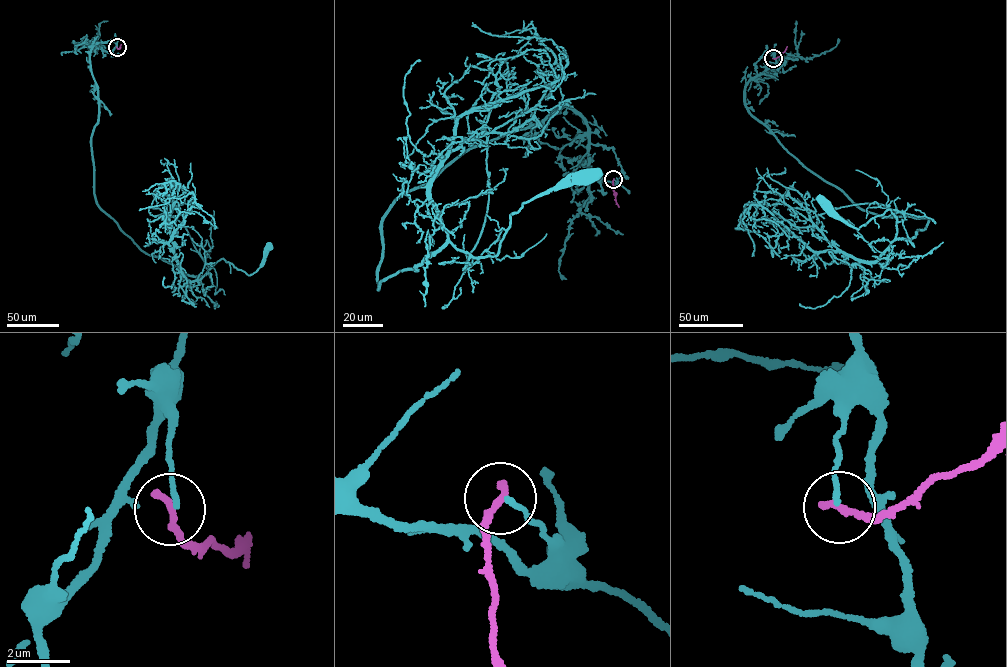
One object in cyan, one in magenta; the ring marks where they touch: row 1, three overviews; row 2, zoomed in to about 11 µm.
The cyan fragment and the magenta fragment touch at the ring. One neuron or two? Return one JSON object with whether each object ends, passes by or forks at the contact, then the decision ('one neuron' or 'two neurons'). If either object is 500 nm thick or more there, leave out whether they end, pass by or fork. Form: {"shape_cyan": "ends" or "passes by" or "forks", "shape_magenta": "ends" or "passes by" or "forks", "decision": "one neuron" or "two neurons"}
{"shape_cyan": "ends", "shape_magenta": "ends", "decision": "two neurons"}

